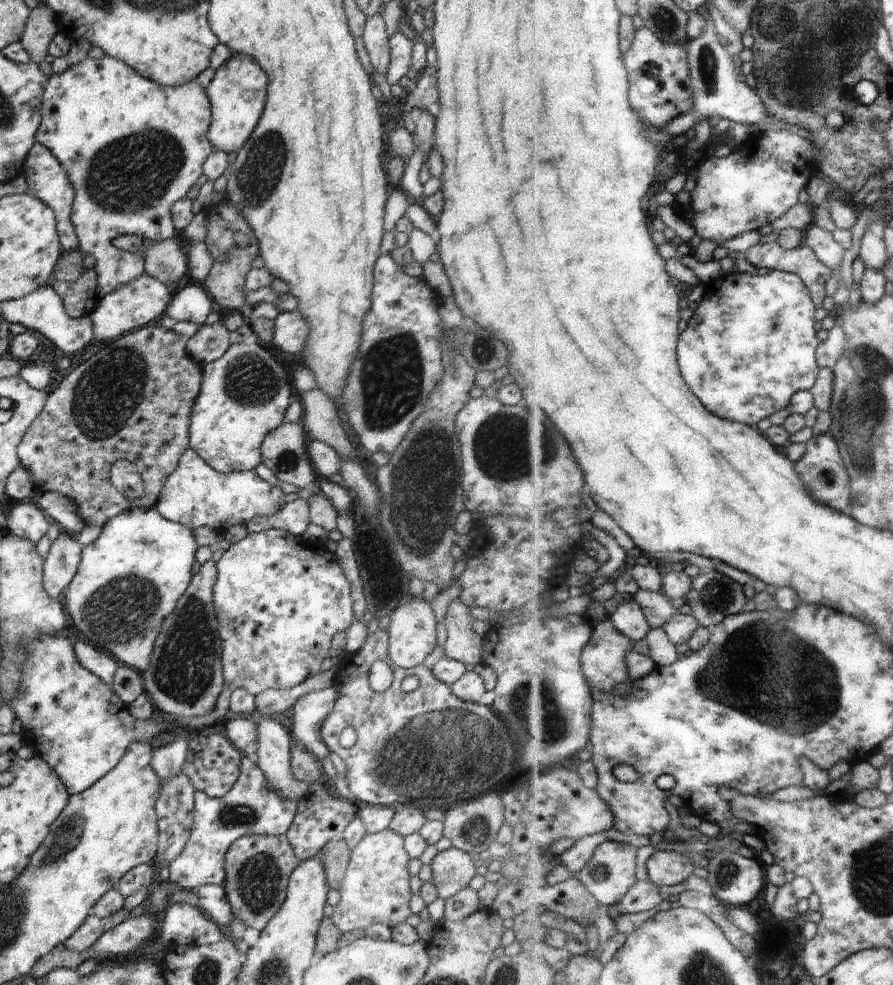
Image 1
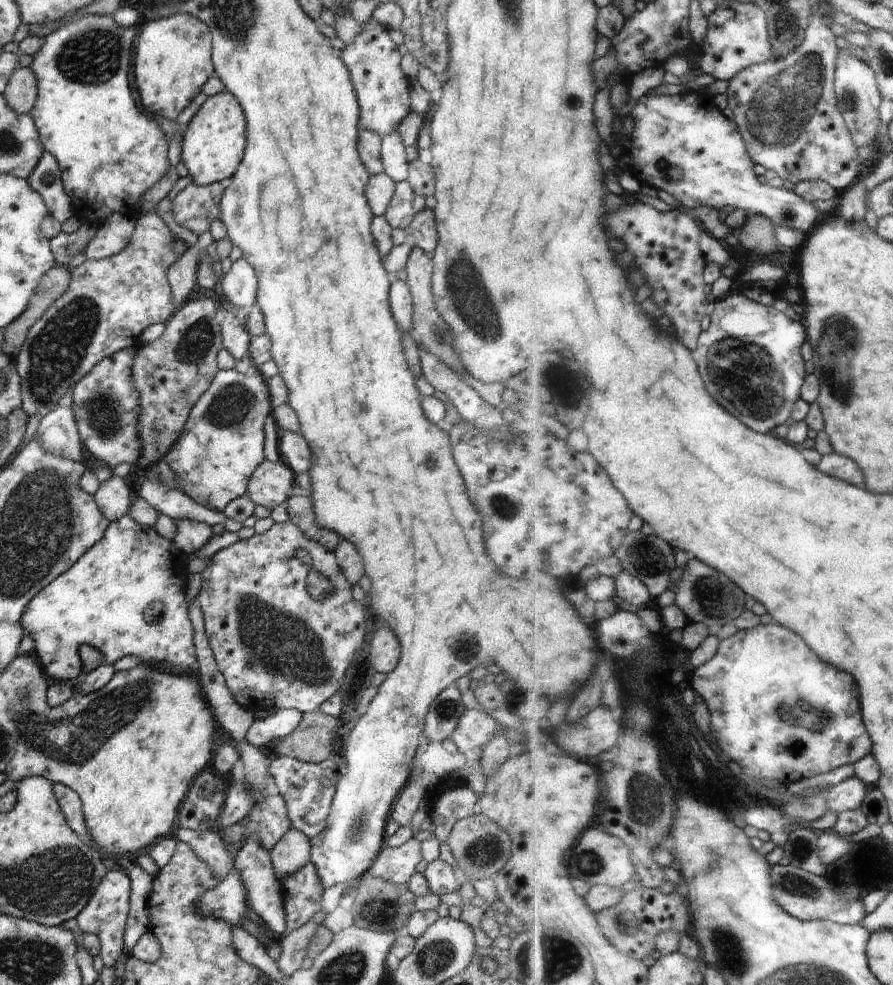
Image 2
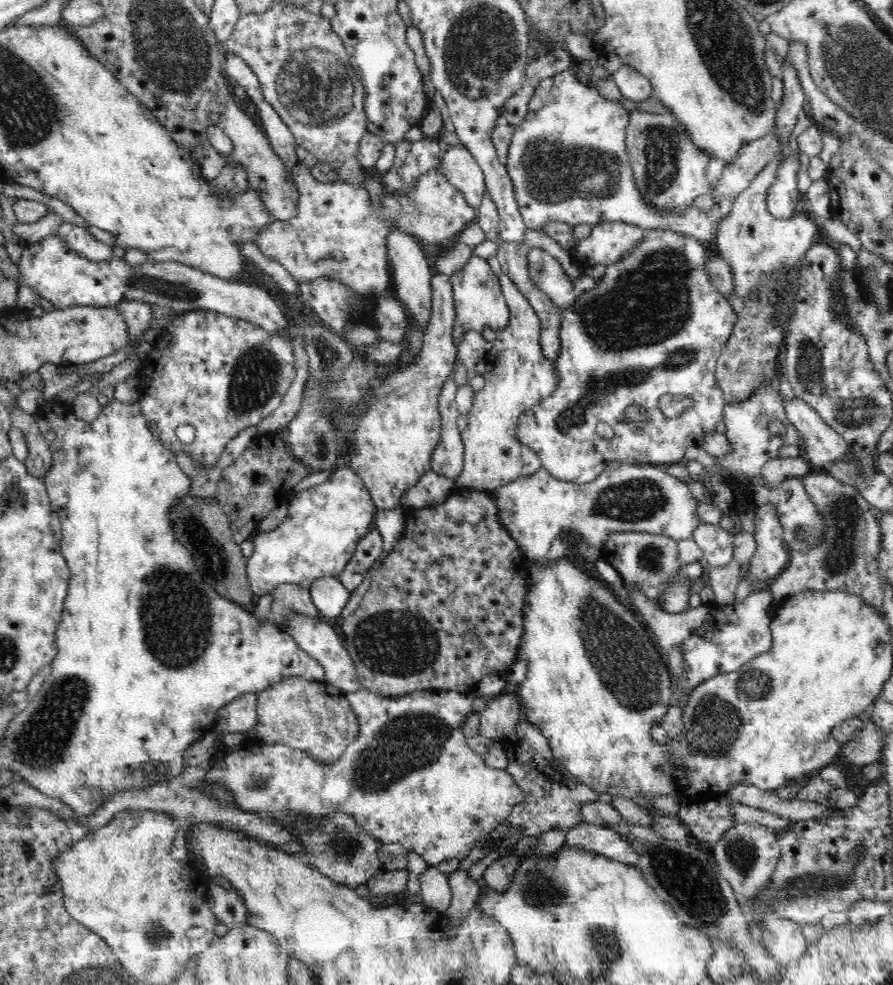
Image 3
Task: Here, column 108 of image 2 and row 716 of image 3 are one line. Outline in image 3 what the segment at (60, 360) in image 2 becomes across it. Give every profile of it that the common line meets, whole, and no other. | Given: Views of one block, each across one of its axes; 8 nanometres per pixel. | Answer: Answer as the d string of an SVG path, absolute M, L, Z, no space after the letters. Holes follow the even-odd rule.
M286 676L256 693L256 700L258 722L247 734L250 739L302 749L316 761L330 764L336 762L347 746L358 738L358 718L348 704L345 693L326 682Z

